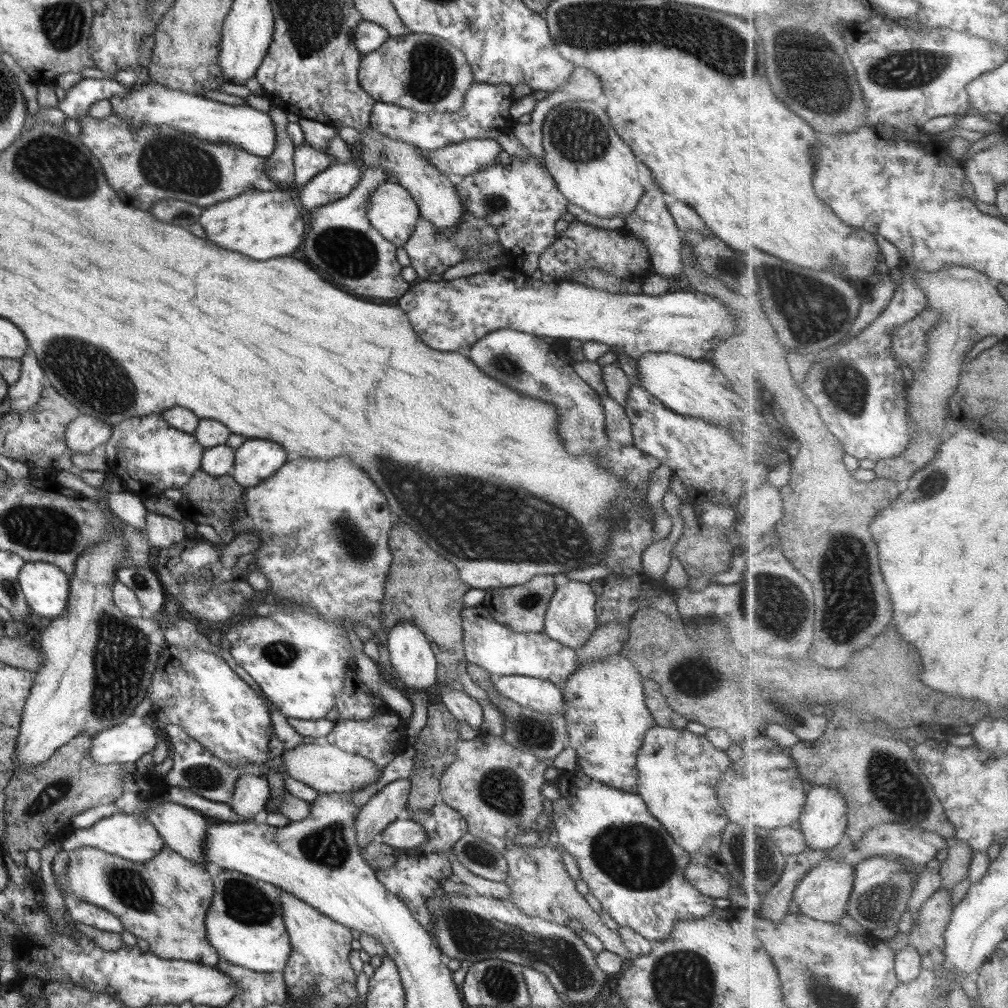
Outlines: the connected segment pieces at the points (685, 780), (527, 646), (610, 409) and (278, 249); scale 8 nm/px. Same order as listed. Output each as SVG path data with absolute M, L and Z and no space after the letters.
M654 726L646 732L641 750L637 753L638 795L646 803L650 814L663 825L668 835L691 856L701 857L704 862L720 861L720 846L723 833L729 824L728 815L716 797L716 787L735 757L735 752L724 752L714 748L702 735L687 729Z
M479 606L464 607L461 612L463 628L464 658L477 664L492 676L530 676L552 682L554 685L568 680L576 672L578 655L576 650L552 640L543 632L521 633L512 631L508 626L492 617L479 615Z
M599 394L602 407L604 407L604 418L606 421L606 434L610 439L616 440L624 447L633 444L631 422L625 413L625 407L618 404L608 394Z
M286 188L268 192L256 189L246 191L242 196L202 209L199 222L206 230L208 240L254 260L290 256L302 246L306 235L302 206L294 202L292 194Z

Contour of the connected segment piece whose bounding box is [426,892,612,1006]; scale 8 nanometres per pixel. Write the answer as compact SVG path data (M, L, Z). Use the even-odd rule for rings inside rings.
M444 892L442 895L426 899L426 908L432 916L430 920L434 922L436 944L439 945L446 959L467 961L472 964L496 957L520 967L532 968L544 974L558 994L574 1006L594 1005L598 999L608 995L607 985L612 976L606 975L598 968L596 954L592 952L592 948L588 948L588 944L584 944L584 940L570 927L525 915L512 900L500 900L500 898L478 894L468 896Z

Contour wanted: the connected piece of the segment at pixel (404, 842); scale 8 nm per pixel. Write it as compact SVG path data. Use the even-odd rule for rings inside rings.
M396 820L389 825L378 837L382 842L395 849L412 849L426 844L426 830L412 820Z

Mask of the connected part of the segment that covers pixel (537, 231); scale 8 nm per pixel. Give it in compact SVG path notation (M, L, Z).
M530 152L524 158L511 156L510 166L502 163L494 163L482 170L468 176L463 176L455 182L458 196L462 199L464 212L470 212L472 216L486 219L494 226L499 233L499 244L508 252L514 255L520 254L542 254L556 240L555 224L561 220L562 215L567 211L569 200L558 190L554 178L546 169L546 164L536 160Z

